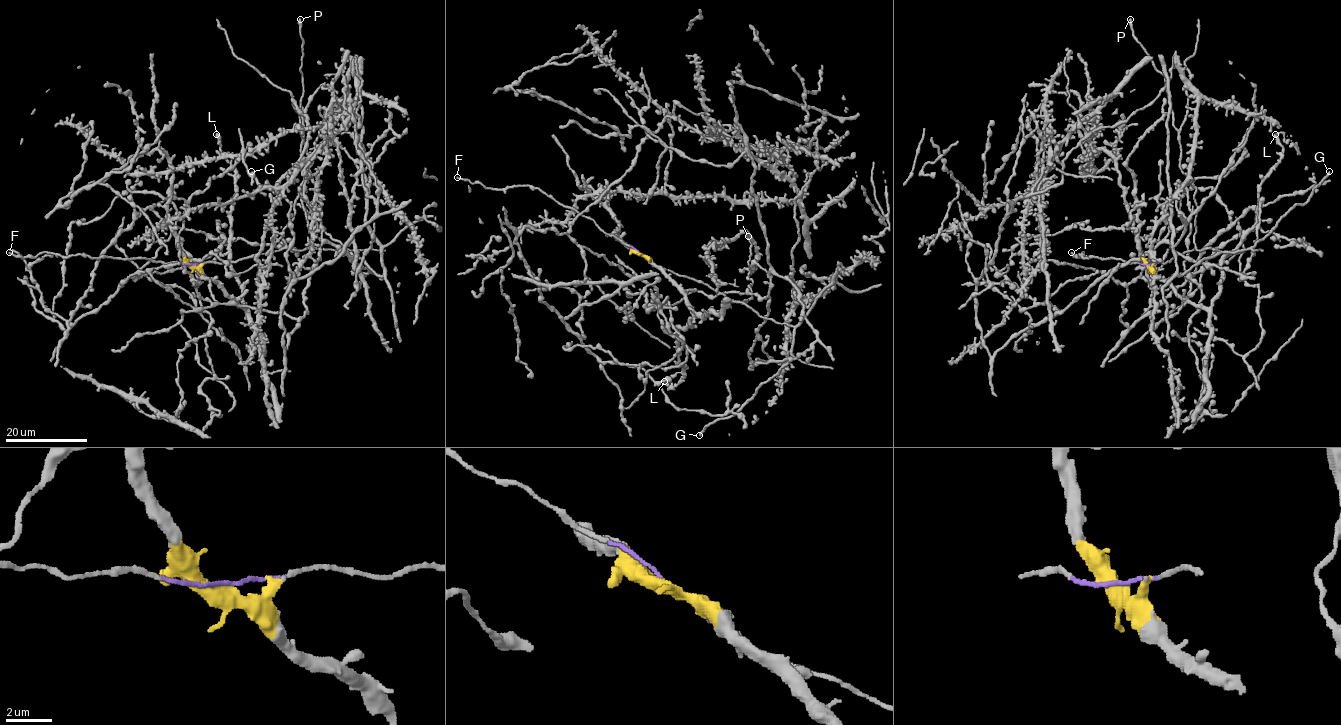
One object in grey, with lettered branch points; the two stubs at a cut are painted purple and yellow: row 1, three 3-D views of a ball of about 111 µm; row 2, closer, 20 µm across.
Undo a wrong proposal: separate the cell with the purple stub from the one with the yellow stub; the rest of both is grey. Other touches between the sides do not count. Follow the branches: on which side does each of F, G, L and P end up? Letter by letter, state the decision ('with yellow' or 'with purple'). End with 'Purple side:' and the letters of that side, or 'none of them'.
F: with purple
G: with purple
L: with yellow
P: with purple
Purple side: F, G, P

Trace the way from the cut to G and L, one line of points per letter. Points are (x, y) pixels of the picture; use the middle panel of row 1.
G: (640, 254), (794, 328), (791, 359), (734, 415), (709, 423), (700, 435)
L: (640, 254), (674, 283), (692, 315), (689, 325), (678, 328), (682, 379), (669, 389), (665, 381)

